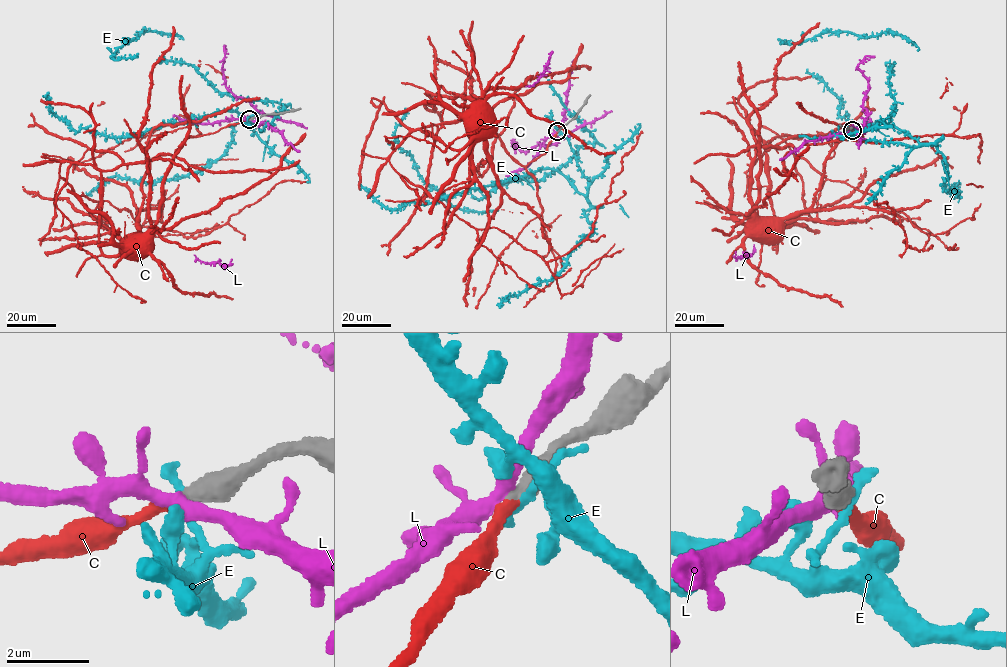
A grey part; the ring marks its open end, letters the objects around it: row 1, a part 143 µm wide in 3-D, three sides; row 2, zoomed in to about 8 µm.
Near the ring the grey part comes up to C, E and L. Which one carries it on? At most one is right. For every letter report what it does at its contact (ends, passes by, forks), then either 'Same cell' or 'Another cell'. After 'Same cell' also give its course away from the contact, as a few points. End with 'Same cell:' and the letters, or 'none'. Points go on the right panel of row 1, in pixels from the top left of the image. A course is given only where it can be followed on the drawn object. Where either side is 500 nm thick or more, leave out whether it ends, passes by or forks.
C: It ends there. Same cell
E: It ends there. Another cell
L: It passes by. Another cell
Same cell: C

